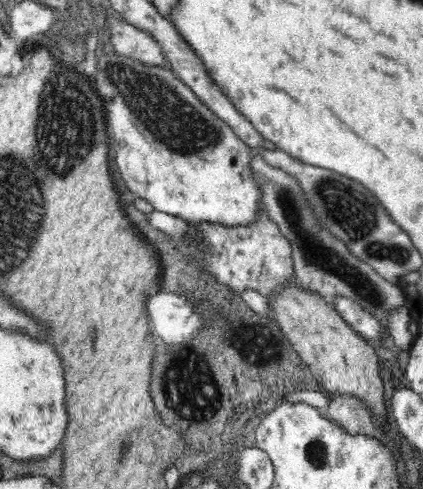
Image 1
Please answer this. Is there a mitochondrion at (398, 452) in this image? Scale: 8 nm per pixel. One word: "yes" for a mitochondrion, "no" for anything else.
no

